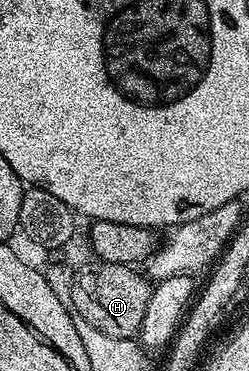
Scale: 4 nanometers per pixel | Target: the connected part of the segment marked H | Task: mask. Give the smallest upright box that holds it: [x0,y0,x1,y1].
[72,260,152,339]

